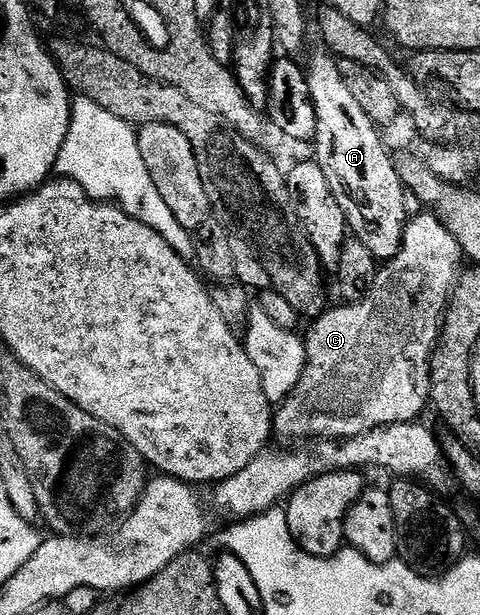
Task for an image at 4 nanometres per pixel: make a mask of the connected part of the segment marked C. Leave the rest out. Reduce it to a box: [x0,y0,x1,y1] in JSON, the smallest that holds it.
[273,214,463,442]

